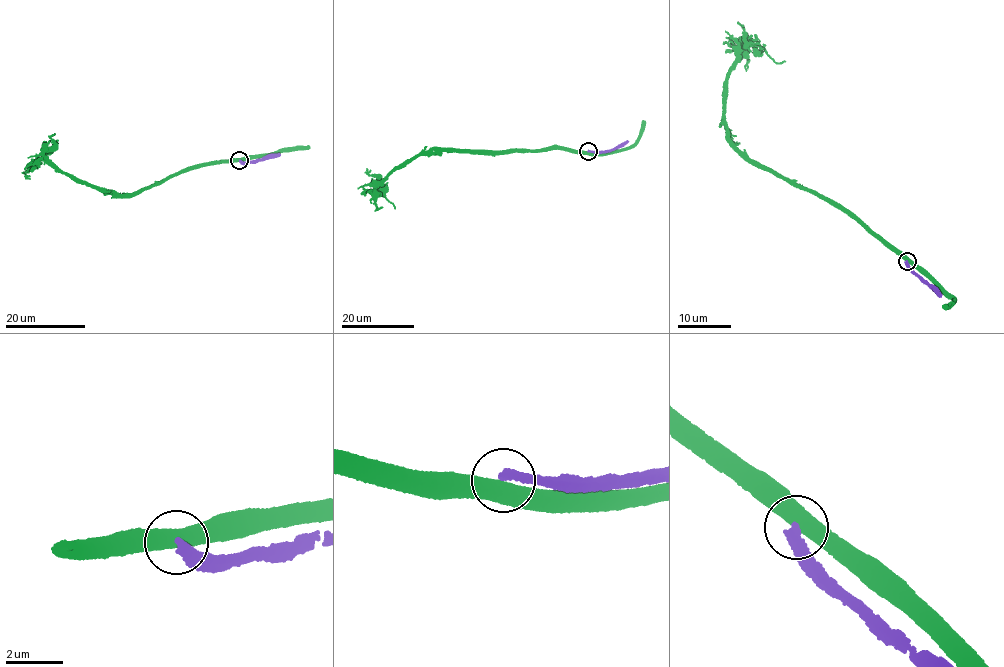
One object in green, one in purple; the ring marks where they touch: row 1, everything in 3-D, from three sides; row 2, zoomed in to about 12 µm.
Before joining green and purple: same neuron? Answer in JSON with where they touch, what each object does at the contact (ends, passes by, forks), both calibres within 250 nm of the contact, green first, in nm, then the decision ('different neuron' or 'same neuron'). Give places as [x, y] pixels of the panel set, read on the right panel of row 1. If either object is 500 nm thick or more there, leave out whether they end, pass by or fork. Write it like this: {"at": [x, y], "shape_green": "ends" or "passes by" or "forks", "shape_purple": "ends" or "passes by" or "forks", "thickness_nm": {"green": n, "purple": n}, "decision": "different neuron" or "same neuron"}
{"at": [907, 261], "thickness_nm": {"green": 500, "purple": 360}, "decision": "different neuron"}

